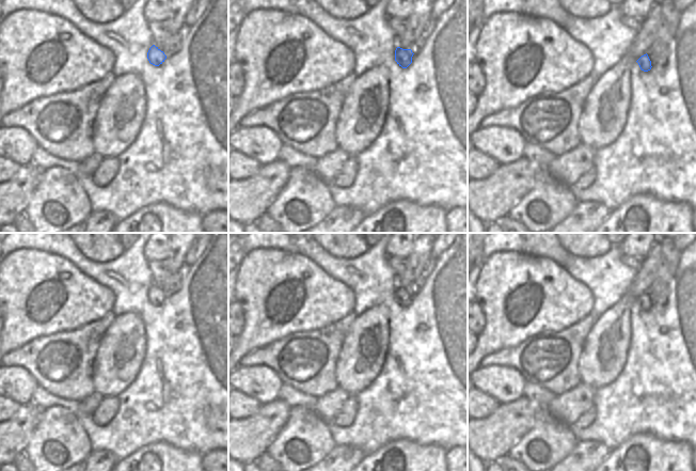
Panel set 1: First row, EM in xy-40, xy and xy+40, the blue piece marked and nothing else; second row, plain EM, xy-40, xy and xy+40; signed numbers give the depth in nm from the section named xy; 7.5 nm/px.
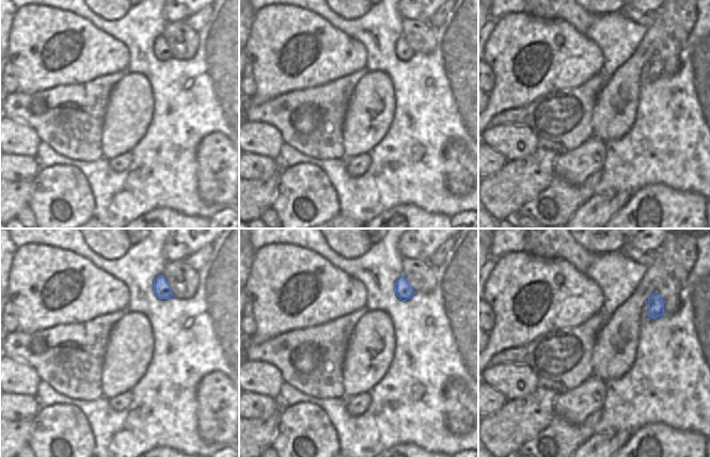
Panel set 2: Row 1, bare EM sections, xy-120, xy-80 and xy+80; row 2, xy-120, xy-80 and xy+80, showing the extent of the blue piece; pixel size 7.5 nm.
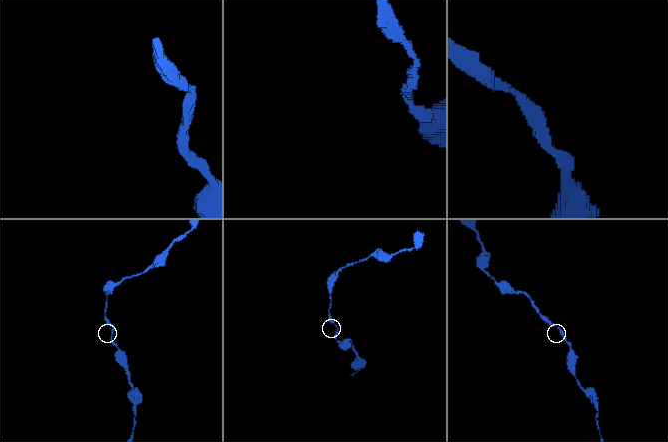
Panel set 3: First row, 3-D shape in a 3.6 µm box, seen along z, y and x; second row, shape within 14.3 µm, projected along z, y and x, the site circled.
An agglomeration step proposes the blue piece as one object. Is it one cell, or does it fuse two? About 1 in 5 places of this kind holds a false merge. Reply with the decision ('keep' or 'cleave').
keep

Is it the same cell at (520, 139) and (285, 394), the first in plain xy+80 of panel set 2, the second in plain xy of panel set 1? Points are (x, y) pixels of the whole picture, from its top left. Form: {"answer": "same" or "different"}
{"answer": "different"}

